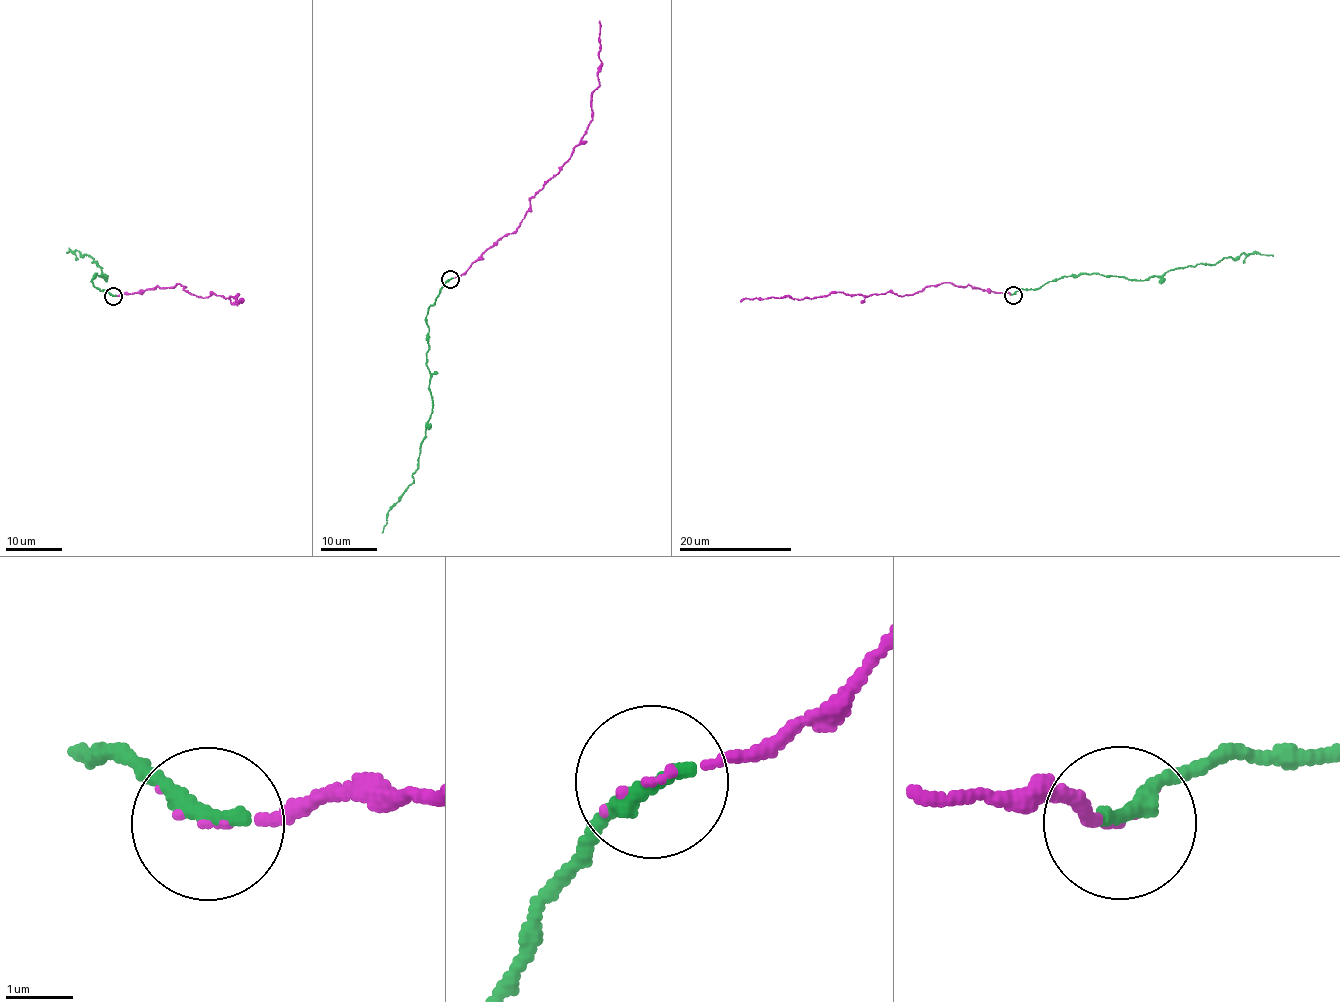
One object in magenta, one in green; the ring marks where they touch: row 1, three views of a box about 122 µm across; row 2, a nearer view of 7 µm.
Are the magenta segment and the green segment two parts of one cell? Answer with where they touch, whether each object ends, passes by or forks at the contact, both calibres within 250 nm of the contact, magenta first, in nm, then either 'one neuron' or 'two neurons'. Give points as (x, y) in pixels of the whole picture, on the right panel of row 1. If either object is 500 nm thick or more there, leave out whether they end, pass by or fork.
place (1013, 295); magenta passes by; green ends; calibres 60 and 320 nm; one neuron

